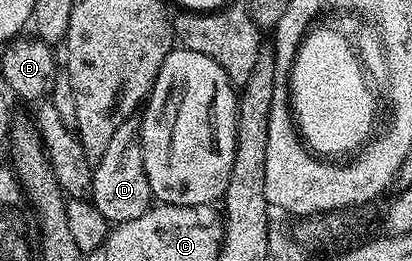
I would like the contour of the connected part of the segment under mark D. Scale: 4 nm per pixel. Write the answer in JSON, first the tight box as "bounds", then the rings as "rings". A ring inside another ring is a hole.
{"bounds":[91,121,154,224],"rings":[[[136,121],[125,122],[119,132],[115,132],[111,144],[107,144],[107,152],[96,159],[91,201],[95,209],[103,212],[110,224],[135,220],[149,210],[154,196],[149,187],[147,172],[143,168],[141,139]]]}

